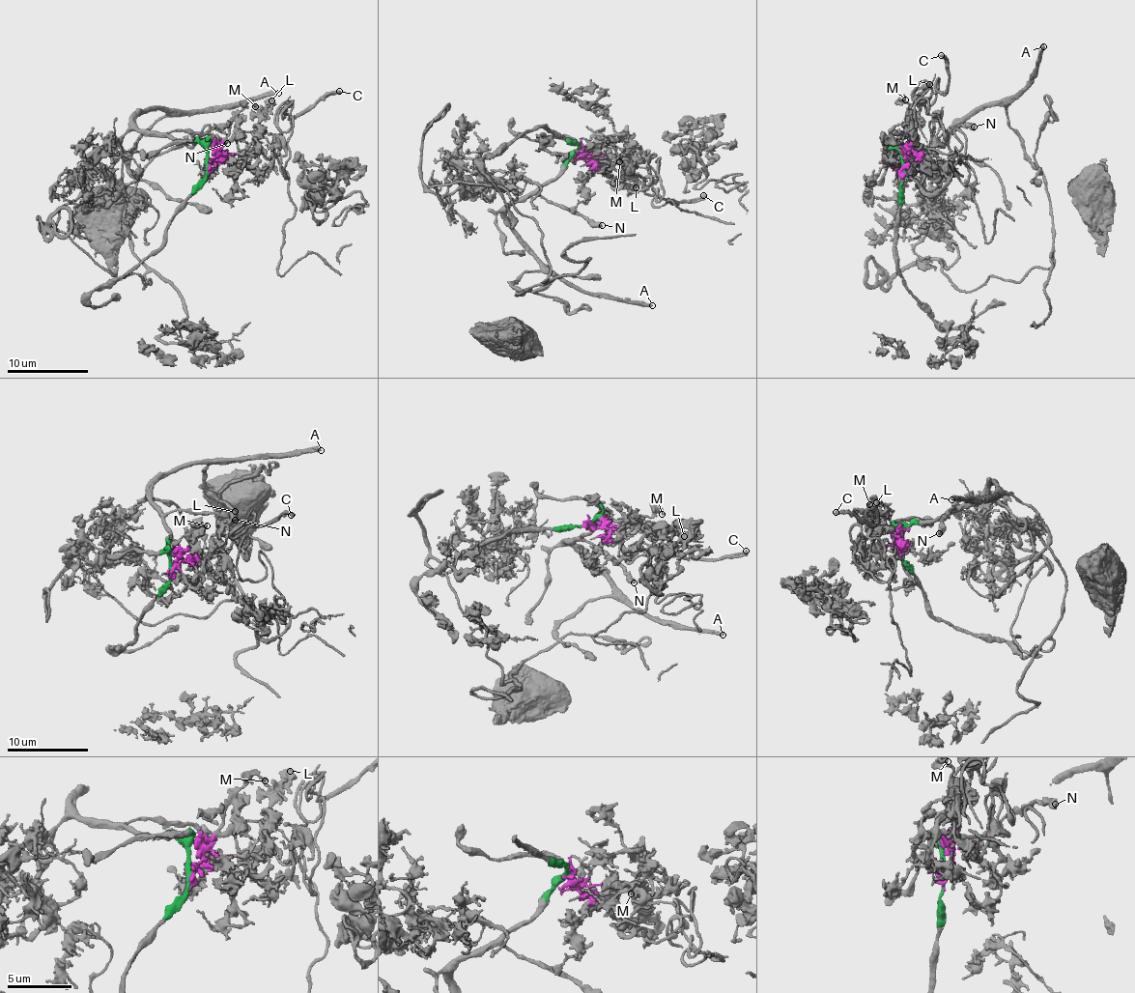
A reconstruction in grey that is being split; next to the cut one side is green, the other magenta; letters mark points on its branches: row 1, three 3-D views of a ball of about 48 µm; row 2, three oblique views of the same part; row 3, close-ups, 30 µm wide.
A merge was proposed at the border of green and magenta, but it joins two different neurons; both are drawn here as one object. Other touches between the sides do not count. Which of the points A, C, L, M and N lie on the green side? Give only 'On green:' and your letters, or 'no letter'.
On green: A, N

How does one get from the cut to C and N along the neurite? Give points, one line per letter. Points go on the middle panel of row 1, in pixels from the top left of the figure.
C: (579, 150), (611, 156), (623, 165), (621, 180), (637, 193), (648, 178), (644, 182), (672, 200), (704, 195)
N: (579, 150), (539, 192), (547, 200), (577, 211), (602, 226)

